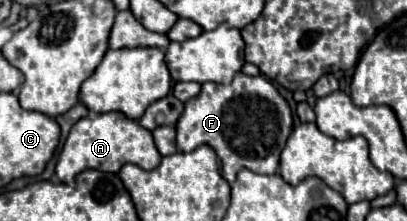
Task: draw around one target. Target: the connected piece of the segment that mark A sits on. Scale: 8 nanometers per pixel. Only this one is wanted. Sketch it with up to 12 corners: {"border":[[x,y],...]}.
{"border":[[120,113],[84,117],[68,133],[56,177],[86,169],[158,167],[152,133]]}

